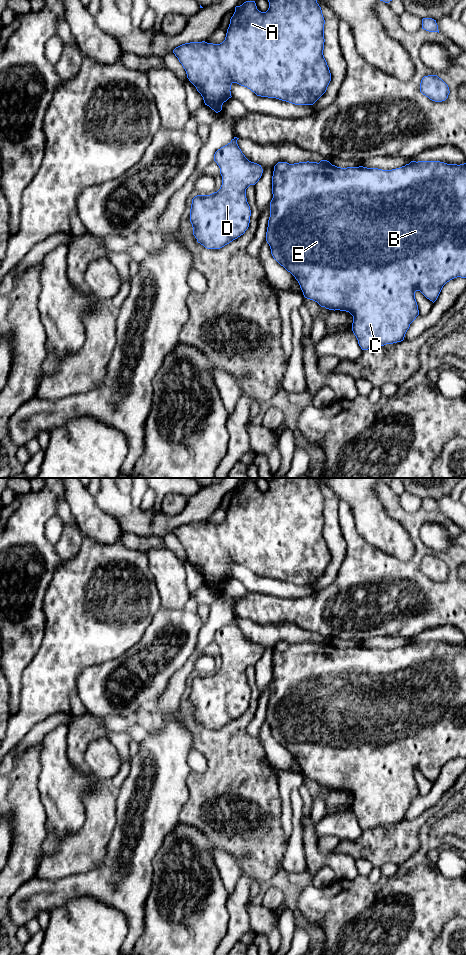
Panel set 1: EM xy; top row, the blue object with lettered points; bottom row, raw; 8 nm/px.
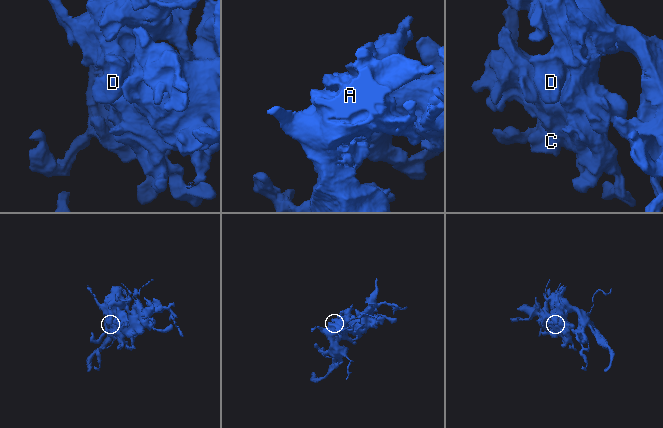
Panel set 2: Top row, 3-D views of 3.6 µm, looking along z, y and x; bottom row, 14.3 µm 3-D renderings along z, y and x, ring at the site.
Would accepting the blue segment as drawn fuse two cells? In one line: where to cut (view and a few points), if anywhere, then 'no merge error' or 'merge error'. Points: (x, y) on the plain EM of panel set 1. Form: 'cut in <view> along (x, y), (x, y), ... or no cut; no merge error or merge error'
no cut; no merge error

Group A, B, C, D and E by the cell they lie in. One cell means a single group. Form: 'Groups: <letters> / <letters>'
Groups: A B C D E

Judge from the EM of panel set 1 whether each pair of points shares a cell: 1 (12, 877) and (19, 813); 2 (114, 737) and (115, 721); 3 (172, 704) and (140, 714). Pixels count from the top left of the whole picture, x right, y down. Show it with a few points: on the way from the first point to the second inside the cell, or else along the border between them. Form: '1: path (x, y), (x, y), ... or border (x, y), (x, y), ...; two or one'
1: path (21, 861), (21, 829); one
2: border (106, 732), (125, 732), (131, 738); two
3: border (152, 705), (152, 712), (158, 716); two

